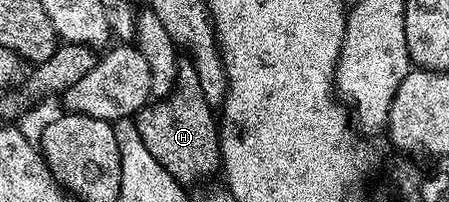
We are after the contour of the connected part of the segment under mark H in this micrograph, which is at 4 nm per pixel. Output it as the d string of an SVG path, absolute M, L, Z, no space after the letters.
M184 56L178 61L178 76L176 77L176 89L167 98L149 101L141 107L134 121L138 128L138 136L142 136L142 144L146 144L150 156L170 172L176 181L181 184L196 182L199 178L208 178L212 173L221 169L220 161L220 132L218 129L218 118L214 115L213 107L202 96L202 83L198 80L198 72L194 72L194 64L191 58Z

